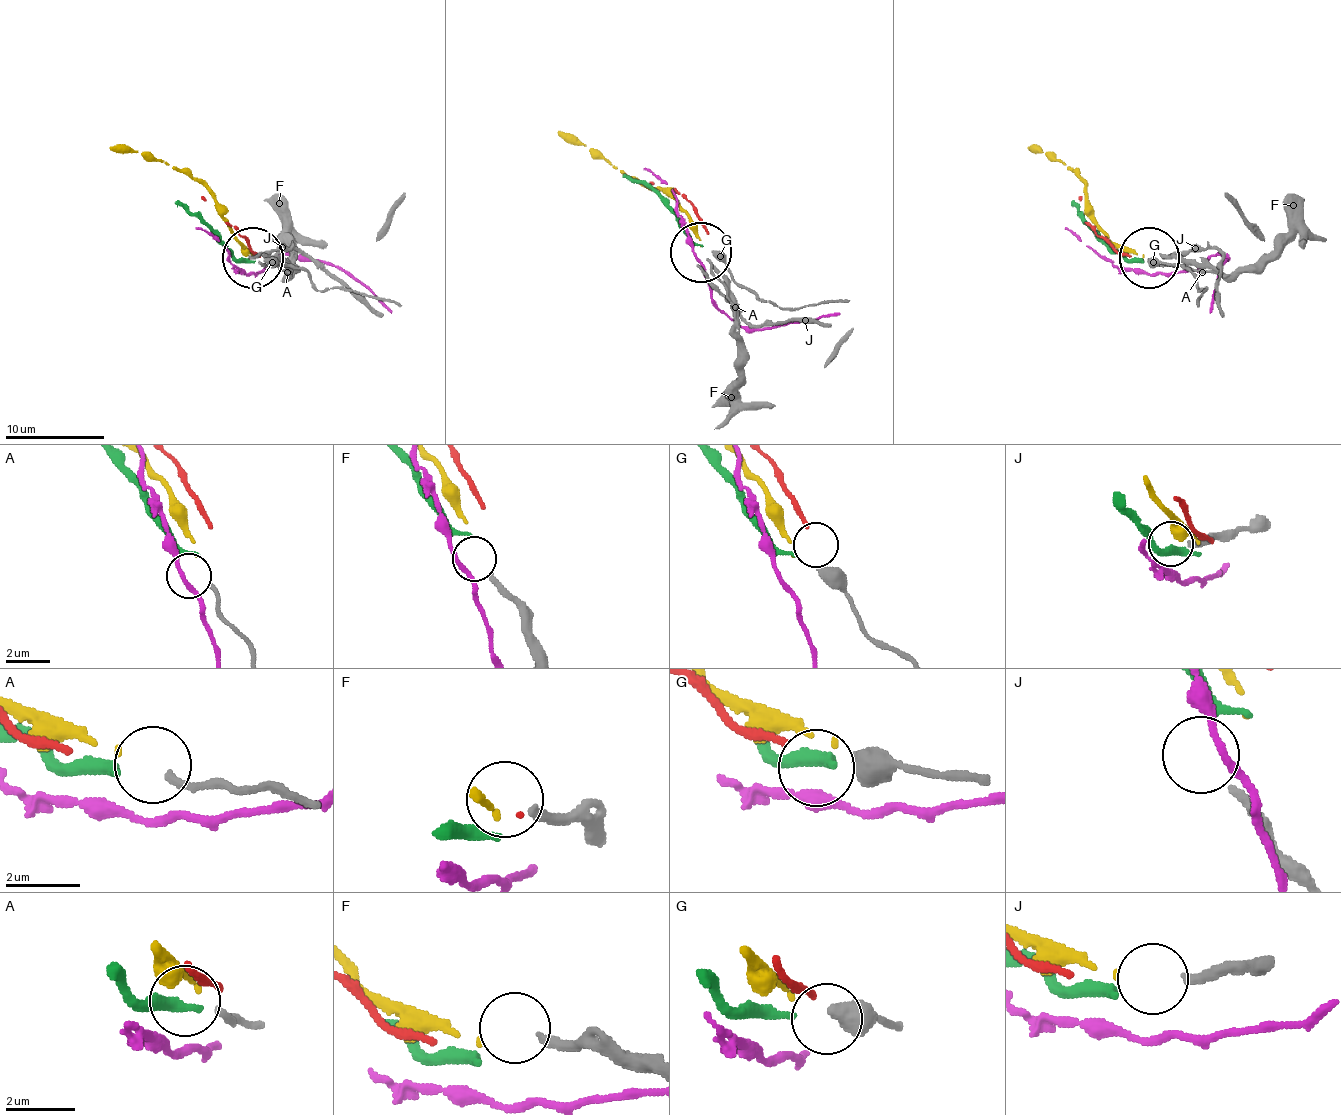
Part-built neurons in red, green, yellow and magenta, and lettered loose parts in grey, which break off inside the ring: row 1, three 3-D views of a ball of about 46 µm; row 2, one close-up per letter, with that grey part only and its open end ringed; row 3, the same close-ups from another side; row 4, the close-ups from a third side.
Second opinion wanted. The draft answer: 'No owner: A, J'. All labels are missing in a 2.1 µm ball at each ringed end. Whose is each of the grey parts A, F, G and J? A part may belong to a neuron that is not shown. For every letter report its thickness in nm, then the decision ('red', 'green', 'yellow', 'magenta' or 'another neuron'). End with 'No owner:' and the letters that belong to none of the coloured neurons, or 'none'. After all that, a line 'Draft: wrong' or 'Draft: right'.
A: 200 nm | another neuron
F: 240 nm | yellow
G: 550 nm | red
J: 240 nm | another neuron
No owner: A, J
Draft: right

